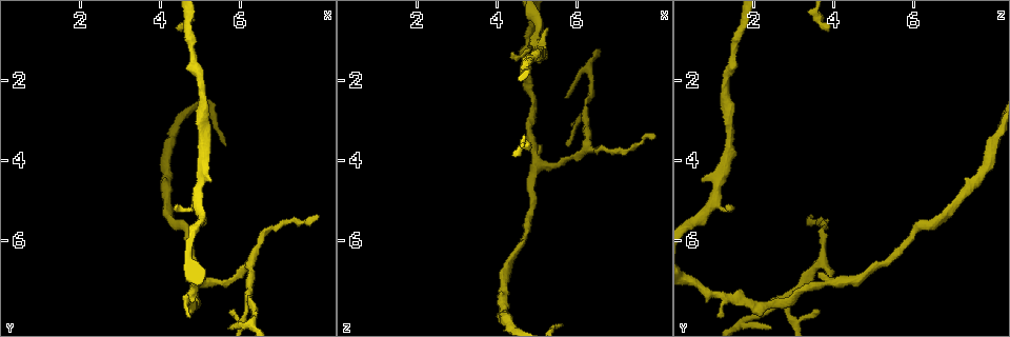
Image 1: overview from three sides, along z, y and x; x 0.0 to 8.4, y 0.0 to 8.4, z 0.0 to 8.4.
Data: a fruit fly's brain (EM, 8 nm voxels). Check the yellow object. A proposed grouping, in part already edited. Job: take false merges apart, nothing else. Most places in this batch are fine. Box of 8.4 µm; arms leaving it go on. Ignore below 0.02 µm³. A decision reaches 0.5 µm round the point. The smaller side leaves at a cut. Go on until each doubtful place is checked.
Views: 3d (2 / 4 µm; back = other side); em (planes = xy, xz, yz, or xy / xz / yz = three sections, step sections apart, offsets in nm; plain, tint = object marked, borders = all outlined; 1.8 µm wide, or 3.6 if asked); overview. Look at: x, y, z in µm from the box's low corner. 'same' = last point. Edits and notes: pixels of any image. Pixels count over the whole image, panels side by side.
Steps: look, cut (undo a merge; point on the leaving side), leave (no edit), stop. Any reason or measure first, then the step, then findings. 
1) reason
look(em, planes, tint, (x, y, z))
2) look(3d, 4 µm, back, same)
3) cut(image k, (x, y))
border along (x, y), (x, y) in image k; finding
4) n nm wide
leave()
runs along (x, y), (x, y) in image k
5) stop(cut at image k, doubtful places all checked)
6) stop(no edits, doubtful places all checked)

two arms in line, one across
look(3d, 4 µm, back, (5.00, 7.10, 4.10))

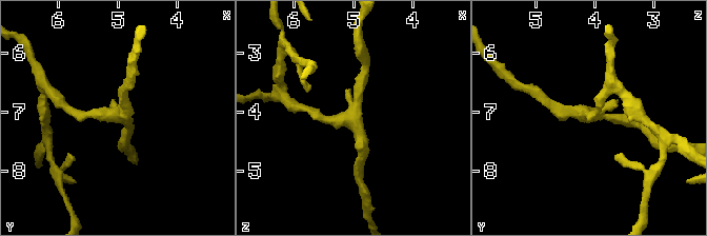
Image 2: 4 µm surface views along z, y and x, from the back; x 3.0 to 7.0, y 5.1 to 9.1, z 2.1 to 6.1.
3 arms; arms of 170, 180, 190 nm
look(em, planes, tint, (4.95, 7.00, 4.10))

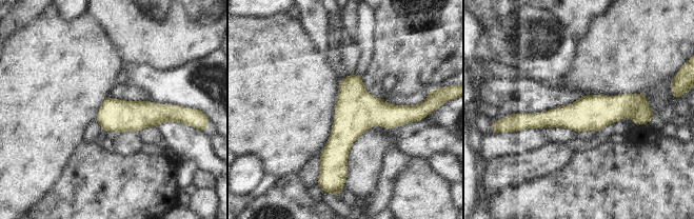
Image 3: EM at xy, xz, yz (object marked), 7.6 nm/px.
leave()
runs along (645, 104), (519, 121) in image 3; continuous, no second cell

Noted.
abrupt turn
look(em, planes, tint, (6.20, 6.65, 3.70))

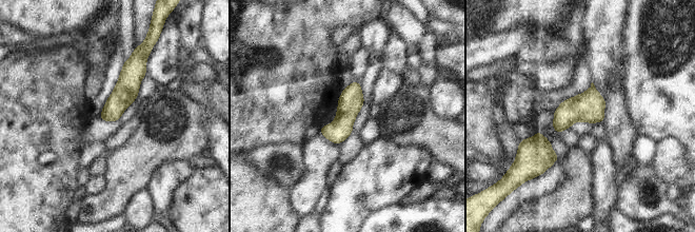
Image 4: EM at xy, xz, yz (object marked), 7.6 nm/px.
leave()
runs along (134, 57), (124, 94), (102, 117) in image 4; continuous, no second cell

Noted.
a fork
look(em, planes, tint, (6.25, 7.40, 2.85))

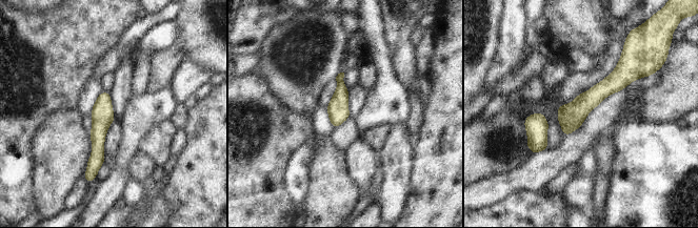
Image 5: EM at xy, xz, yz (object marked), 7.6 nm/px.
leave()
runs along (621, 62), (621, 70), (565, 131) in image 5; continuous, no second cell

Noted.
stop(no edits, doubtful places all checked)

